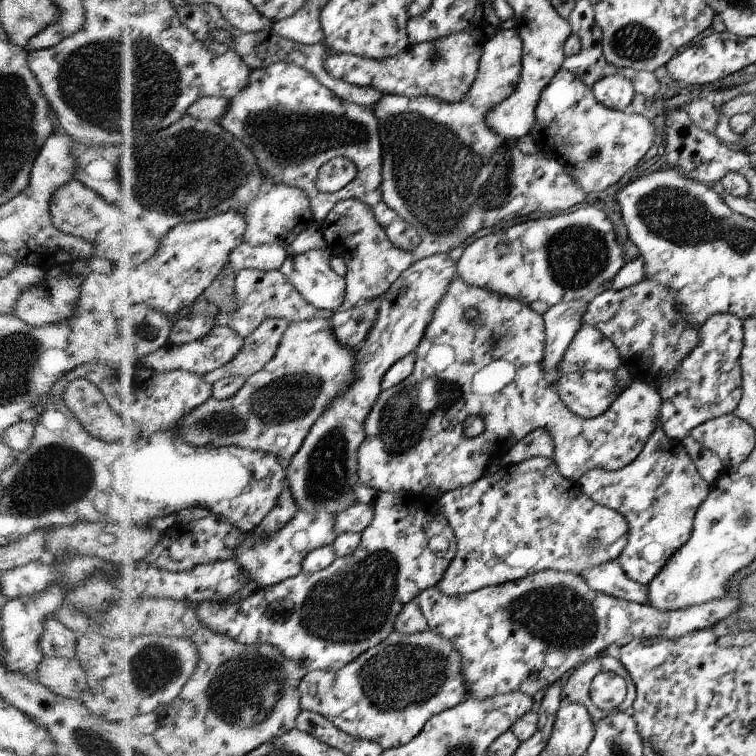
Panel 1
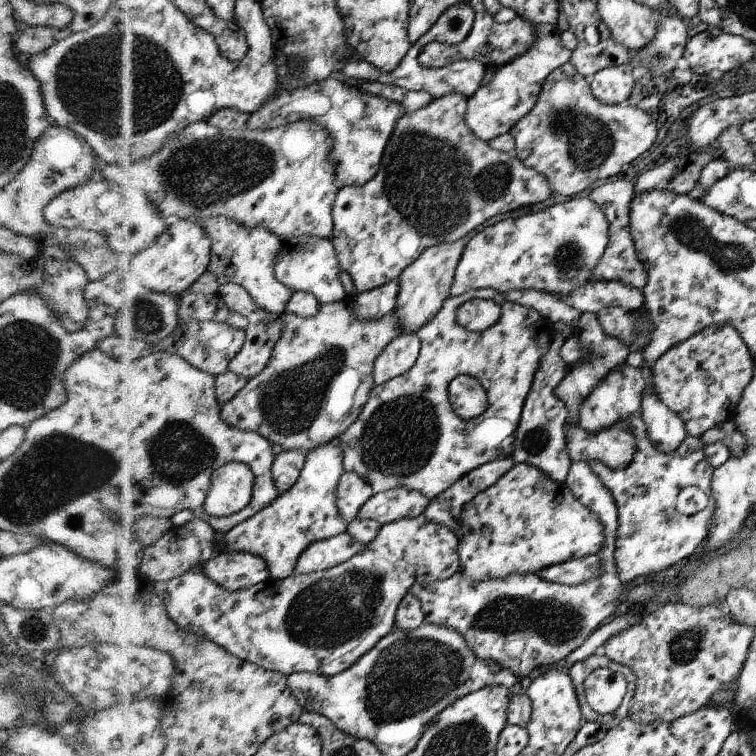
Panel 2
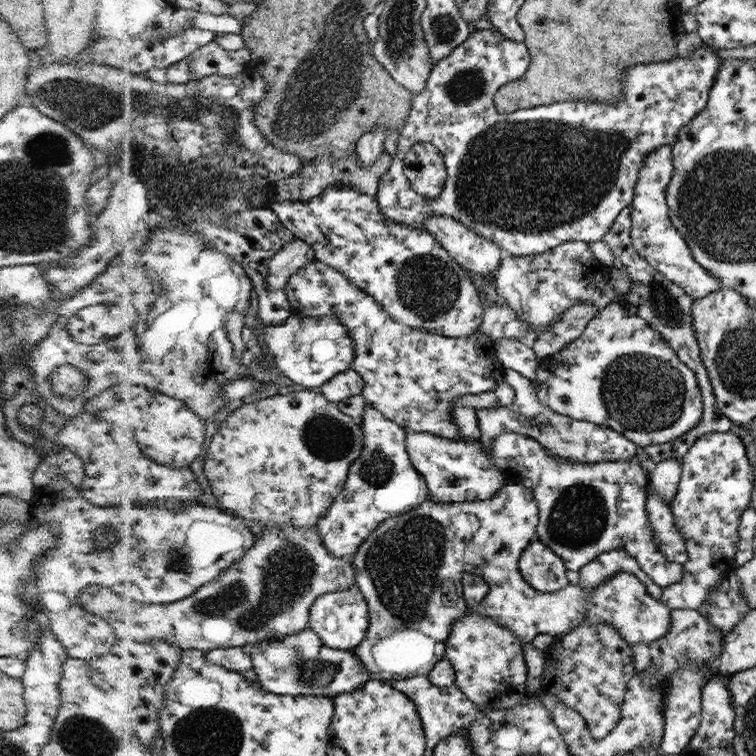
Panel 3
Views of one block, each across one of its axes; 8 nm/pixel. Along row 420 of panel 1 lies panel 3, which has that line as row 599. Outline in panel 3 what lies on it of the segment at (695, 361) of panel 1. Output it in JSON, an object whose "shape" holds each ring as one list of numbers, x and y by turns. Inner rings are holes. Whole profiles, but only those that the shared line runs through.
{"shape":[[729,431,700,436,679,461,680,479,668,507,684,539,688,559,682,564,681,580,667,585,658,598,672,612,703,608,716,584,727,579,728,572,734,570,733,556,739,546,739,514,747,508,753,488,753,472,747,464,745,448]]}

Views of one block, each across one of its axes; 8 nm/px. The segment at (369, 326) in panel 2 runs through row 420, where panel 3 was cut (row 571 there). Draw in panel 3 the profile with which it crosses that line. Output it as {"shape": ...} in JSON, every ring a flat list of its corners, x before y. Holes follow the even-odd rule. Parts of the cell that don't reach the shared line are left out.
{"shape":[[289,524,285,528,280,526,265,526,263,527,263,534,257,539,255,546,251,550,247,551,247,554,239,561,229,567,215,582,205,584,196,592,195,595,183,600,177,601,173,604,143,604,139,601,133,602,132,598,129,597,125,602,123,597,118,597,111,589,102,587,97,584,88,584,87,587,81,589,80,595,78,596,77,606,83,608,85,612,89,612,97,617,100,617,103,621,109,623,109,627,112,628,113,633,117,639,136,641,139,643,165,641,175,647,181,647,181,649,196,649,199,651,209,652,211,650,217,650,219,648,234,648,234,647,250,647,255,643,265,642,273,639,284,639,287,636,293,636,293,634,299,634,308,630,312,623,312,608,313,604,316,604,316,600,321,595,346,591,356,584,357,569,352,561,343,560,339,556,333,556,327,545,324,544,323,536,320,535,320,531,317,524,314,524,309,528,297,528,292,524]]}

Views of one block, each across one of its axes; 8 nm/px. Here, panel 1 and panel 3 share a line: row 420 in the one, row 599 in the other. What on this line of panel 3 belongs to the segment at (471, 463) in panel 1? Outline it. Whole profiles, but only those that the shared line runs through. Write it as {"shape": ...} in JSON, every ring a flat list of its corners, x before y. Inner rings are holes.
{"shape":[[505,484,491,499,487,500,474,500,473,502,437,502,430,499,424,500,423,503,418,504,413,510,404,512,403,514,383,519,376,530,371,532,364,543,359,547,359,550,354,555,352,564,355,564,357,569,356,584,355,586,361,589,364,597,368,601,369,613,371,619,369,620,369,632,365,638,364,643,357,647,353,652,364,661,365,667,369,668,369,673,372,678,381,680,383,683,387,681,404,680,413,678,415,676,426,676,435,667,435,664,444,658,444,652,447,650,447,641,452,632,452,626,457,619,463,619,464,616,469,614,467,602,463,597,463,576,465,572,469,574,476,574,480,576,485,584,488,584,487,594,481,599,481,603,477,605,479,612,493,620,499,626,507,627,509,632,519,640,522,644,537,643,541,638,548,637,549,639,557,638,558,636,568,634,574,628,605,624,617,628,617,633,625,638,625,643,629,648,633,644,647,643,653,640,661,639,668,633,668,628,671,626,672,610,664,605,662,601,653,597,644,584,633,573,630,572,616,572,611,579,605,579,604,583,593,587,591,590,585,590,580,587,576,582,571,582,567,586,560,588,555,592,537,592,536,589,529,585,519,571,519,556,525,551,528,544,535,538,536,526,539,522,539,506,536,504,535,496,532,489,521,484]]}

